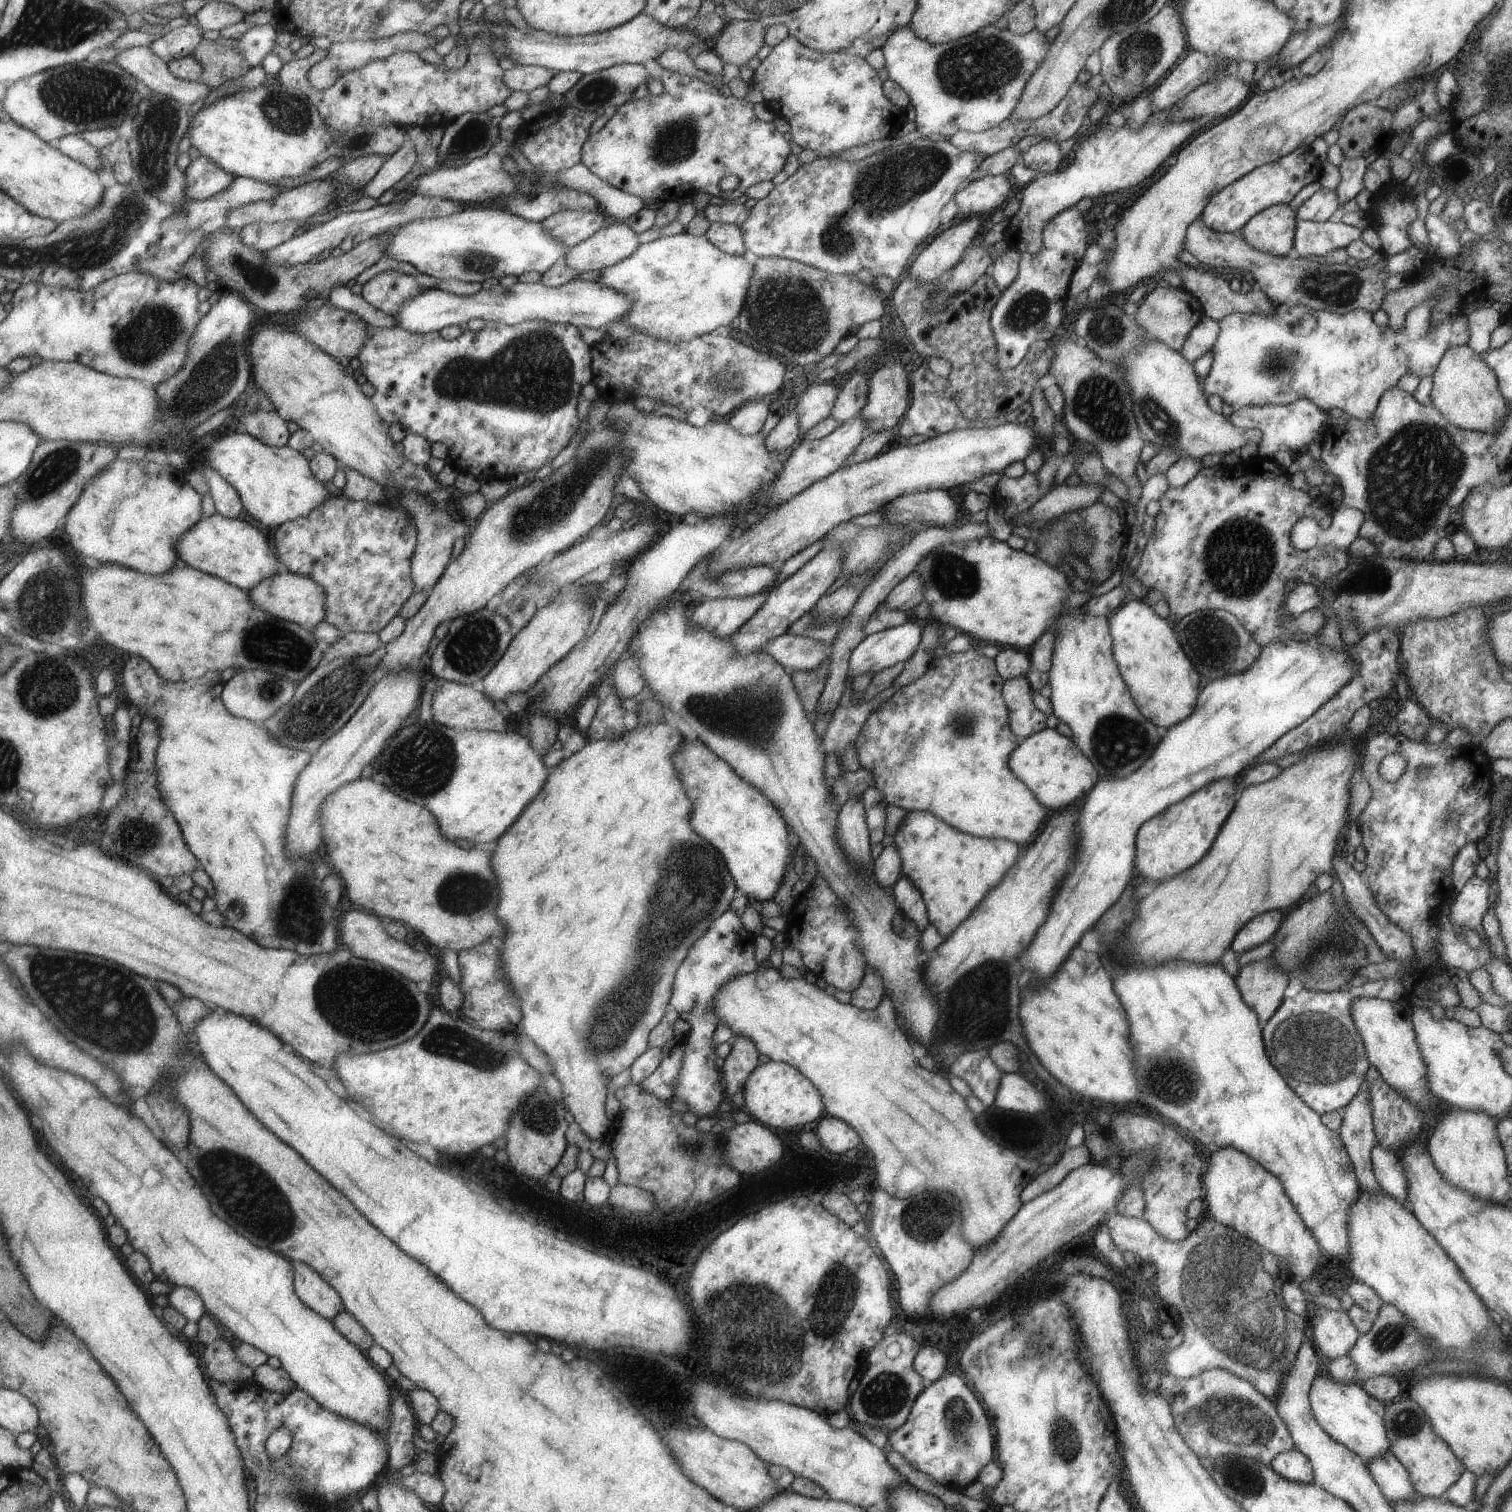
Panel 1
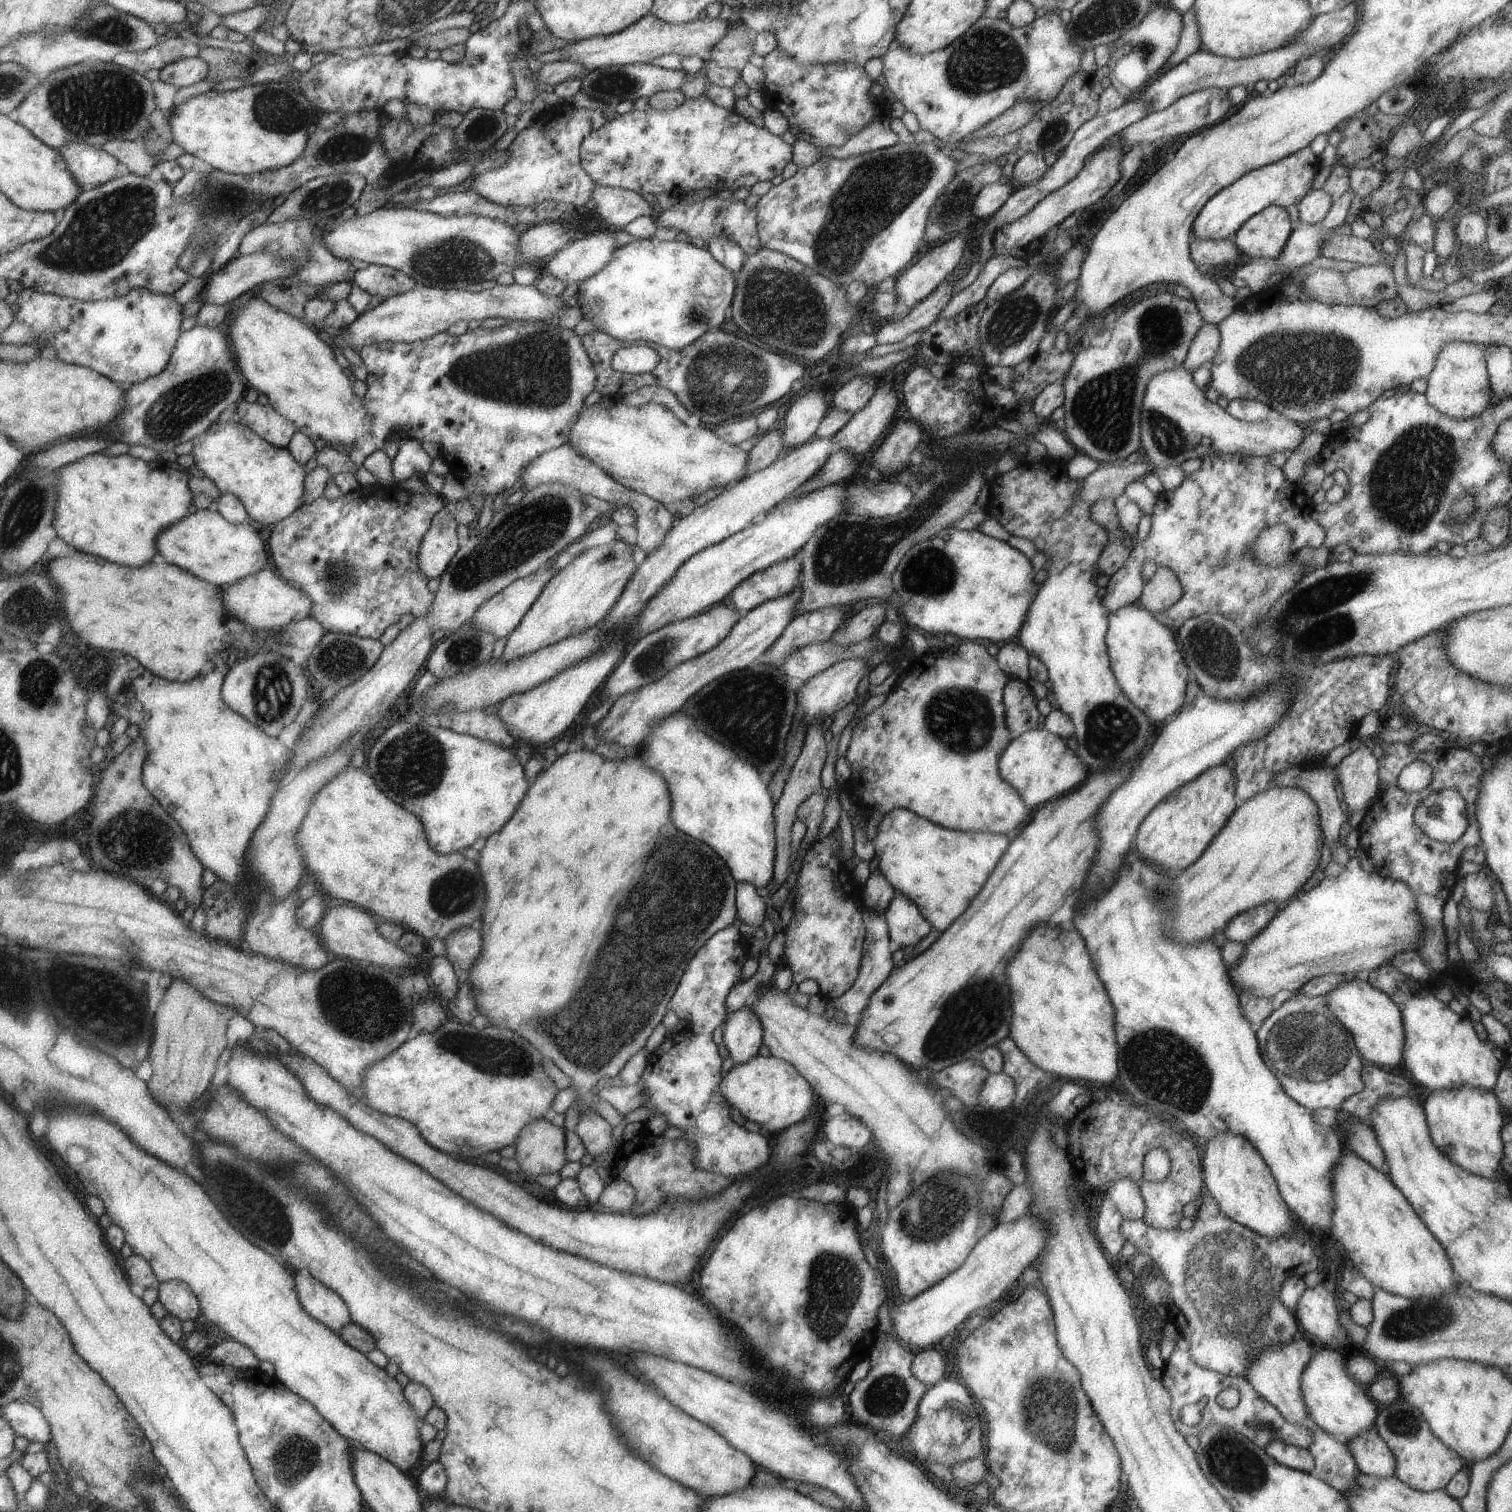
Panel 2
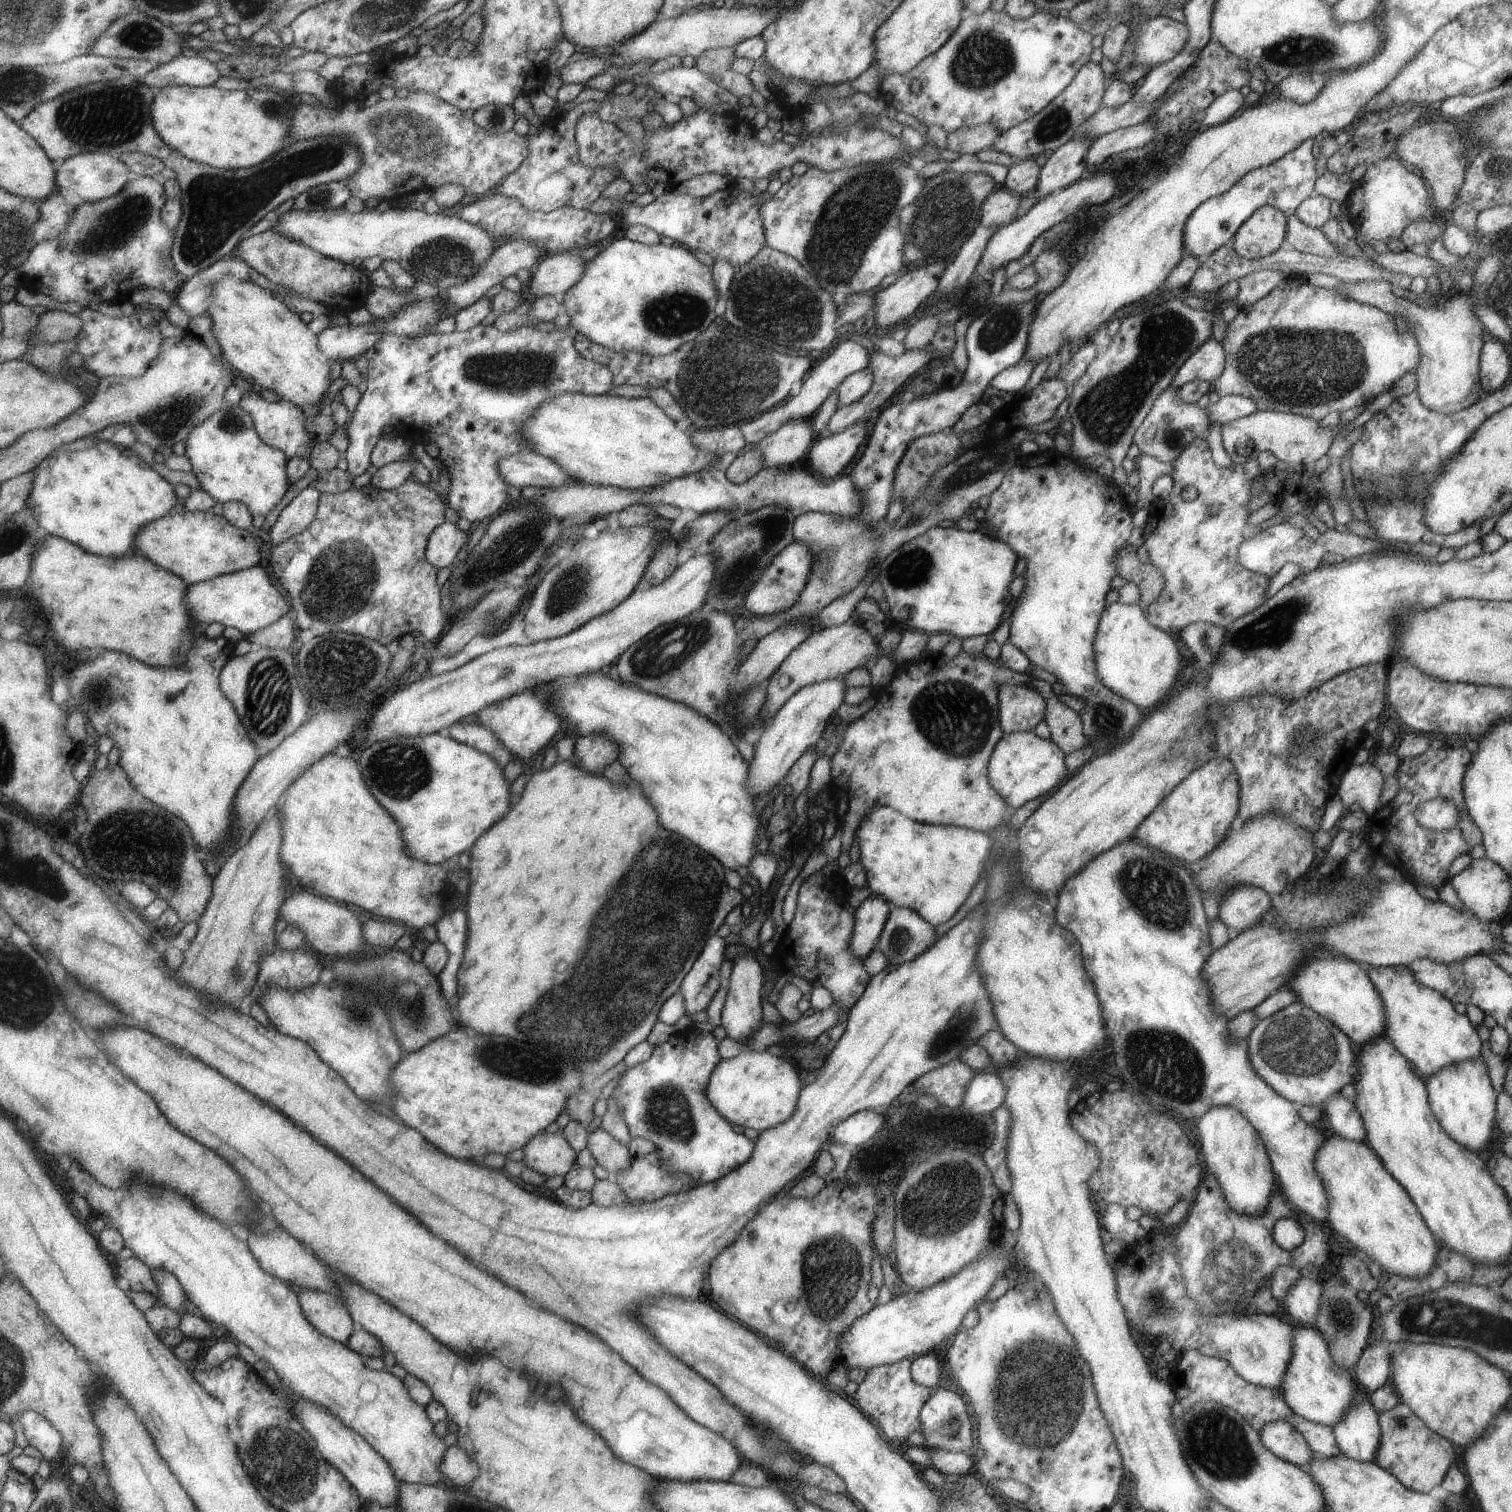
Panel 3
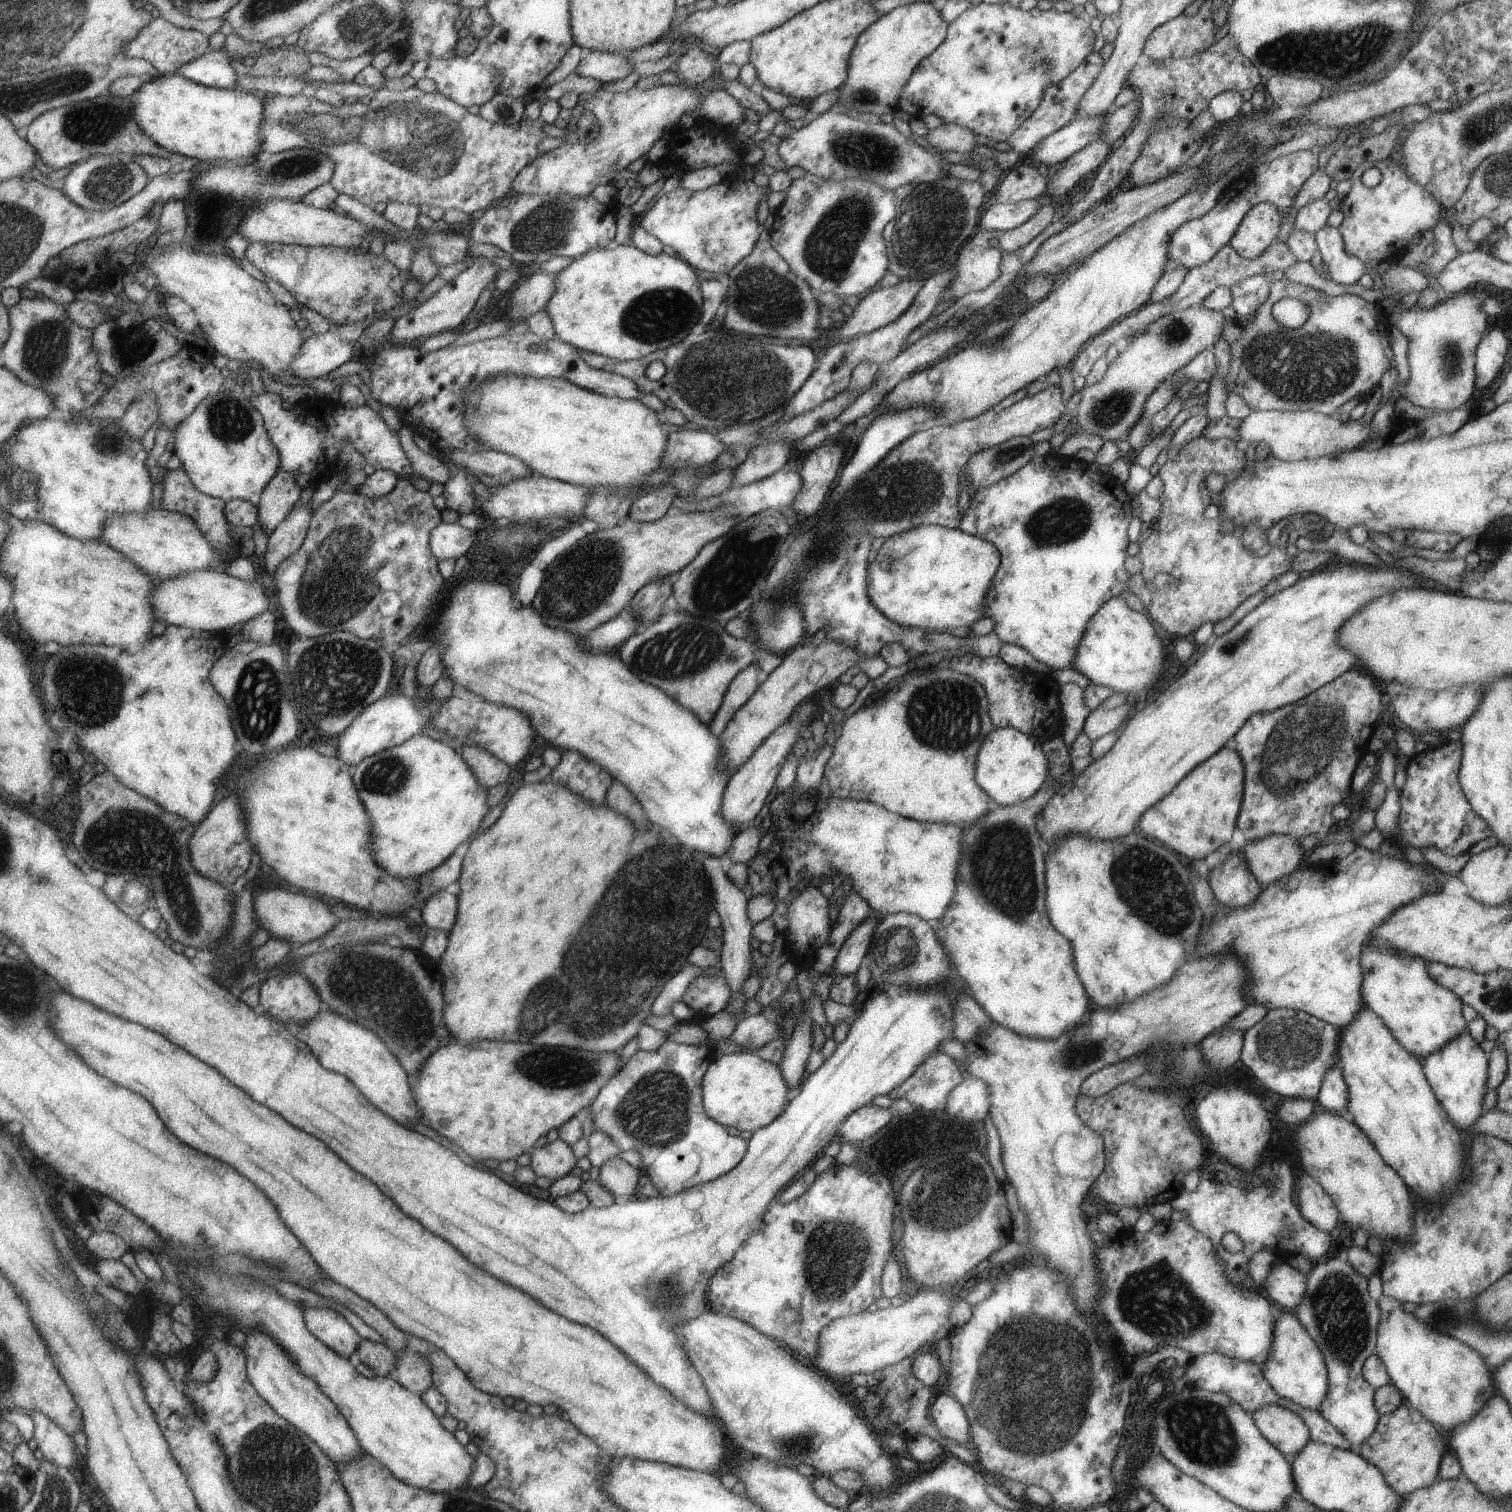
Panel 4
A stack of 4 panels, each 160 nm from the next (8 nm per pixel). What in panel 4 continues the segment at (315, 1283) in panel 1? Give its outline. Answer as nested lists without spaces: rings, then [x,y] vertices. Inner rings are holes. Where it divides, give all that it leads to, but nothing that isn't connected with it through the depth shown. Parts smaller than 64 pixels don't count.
[[[326,1307],[305,1308],[302,1317],[308,1331],[327,1348],[348,1360],[361,1338],[340,1314]]]

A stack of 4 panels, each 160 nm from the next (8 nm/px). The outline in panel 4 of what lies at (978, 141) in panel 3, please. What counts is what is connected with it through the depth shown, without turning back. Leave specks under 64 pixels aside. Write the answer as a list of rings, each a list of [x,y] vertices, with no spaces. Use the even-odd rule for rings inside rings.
[[[942,123],[924,135],[925,142],[939,153],[957,152],[967,155],[976,145],[976,134],[955,123]]]

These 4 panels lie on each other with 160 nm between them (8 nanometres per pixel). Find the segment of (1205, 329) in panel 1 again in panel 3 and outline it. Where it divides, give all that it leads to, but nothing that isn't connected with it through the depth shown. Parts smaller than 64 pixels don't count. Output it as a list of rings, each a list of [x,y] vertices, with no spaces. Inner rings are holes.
[[[1212,336],[1209,337],[1191,356],[1188,356],[1177,369],[1170,385],[1178,389],[1192,380],[1212,383],[1224,368],[1224,350]]]

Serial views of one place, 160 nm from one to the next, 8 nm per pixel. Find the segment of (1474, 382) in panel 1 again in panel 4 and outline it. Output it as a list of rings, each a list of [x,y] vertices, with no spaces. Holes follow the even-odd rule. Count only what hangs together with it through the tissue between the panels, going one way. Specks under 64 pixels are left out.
[[[1469,289],[1456,295],[1450,294],[1449,299],[1437,302],[1433,307],[1420,309],[1413,306],[1405,309],[1399,304],[1387,311],[1390,326],[1399,329],[1399,332],[1407,339],[1406,357],[1409,375],[1401,396],[1409,400],[1411,404],[1431,408],[1431,410],[1452,411],[1470,398],[1476,377],[1474,371],[1476,346],[1491,326],[1491,321],[1483,312],[1480,302],[1474,296],[1474,289]]]

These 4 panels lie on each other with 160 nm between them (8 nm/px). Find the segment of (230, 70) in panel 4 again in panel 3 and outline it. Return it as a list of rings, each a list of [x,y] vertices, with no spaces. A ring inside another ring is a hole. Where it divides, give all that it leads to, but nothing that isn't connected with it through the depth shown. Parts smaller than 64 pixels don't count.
[[[179,55],[174,61],[159,65],[139,80],[144,85],[160,89],[169,85],[208,87],[217,84],[221,76],[219,65],[203,55]]]

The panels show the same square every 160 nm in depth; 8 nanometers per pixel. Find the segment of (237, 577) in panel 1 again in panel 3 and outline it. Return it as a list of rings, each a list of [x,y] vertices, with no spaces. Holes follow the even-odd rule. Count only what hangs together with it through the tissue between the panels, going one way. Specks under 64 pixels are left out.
[[[185,510],[153,519],[136,536],[136,552],[149,557],[155,564],[180,576],[188,585],[236,573],[257,565],[259,552],[251,538],[251,530],[242,531],[225,516]]]

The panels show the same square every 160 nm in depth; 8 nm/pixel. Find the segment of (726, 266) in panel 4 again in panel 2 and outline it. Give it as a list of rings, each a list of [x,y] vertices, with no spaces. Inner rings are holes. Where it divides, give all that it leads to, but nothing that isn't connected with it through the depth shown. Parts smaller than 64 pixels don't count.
[[[597,184],[593,186],[593,190],[591,190],[590,200],[596,204],[595,210],[599,214],[602,226],[610,230],[622,230],[631,220],[639,216],[649,216],[649,218],[655,216],[648,203],[645,202],[637,192],[599,186],[599,184]],[[711,194],[697,202],[681,200],[675,206],[661,210],[659,216],[654,218],[660,228],[672,228],[677,232],[683,232],[690,239],[702,238],[705,243],[713,236],[725,236],[731,242],[735,242],[746,256],[750,256],[760,250],[758,234],[756,232],[756,208],[745,206],[743,201],[721,198],[719,194]]]

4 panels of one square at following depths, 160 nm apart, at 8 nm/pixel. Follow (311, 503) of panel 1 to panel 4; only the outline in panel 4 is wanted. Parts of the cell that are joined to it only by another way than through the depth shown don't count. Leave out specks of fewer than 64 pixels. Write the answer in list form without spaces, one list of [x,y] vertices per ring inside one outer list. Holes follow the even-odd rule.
[[[223,389],[215,395],[204,398],[196,410],[174,430],[171,440],[174,443],[173,450],[181,458],[183,467],[192,478],[193,484],[196,484],[202,493],[222,498],[226,503],[239,499],[257,506],[265,486],[272,480],[280,464],[280,454],[268,436],[260,412],[253,408],[249,399],[240,397],[232,390]]]

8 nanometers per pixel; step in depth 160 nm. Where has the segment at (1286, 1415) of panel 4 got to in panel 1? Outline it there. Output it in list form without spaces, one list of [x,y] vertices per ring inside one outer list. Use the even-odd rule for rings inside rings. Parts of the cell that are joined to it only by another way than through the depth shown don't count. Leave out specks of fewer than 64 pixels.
[[[1295,1448],[1276,1454],[1269,1465],[1279,1476],[1290,1481],[1312,1482],[1313,1469],[1309,1459]]]

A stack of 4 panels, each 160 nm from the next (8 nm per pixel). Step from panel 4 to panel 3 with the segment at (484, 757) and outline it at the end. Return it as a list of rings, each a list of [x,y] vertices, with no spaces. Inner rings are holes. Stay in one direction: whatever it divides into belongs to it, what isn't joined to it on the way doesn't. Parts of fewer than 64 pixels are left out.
[[[456,722],[446,730],[451,739],[489,755],[501,769],[513,758],[504,745],[493,736],[492,731],[476,722],[470,724]]]

